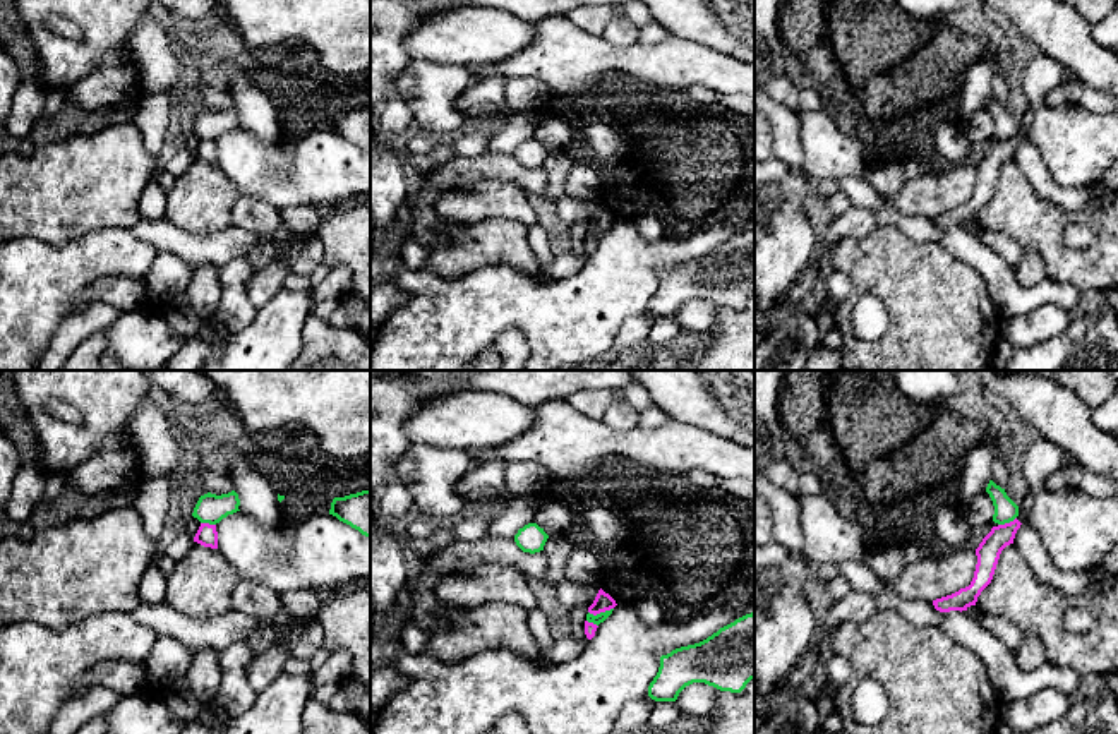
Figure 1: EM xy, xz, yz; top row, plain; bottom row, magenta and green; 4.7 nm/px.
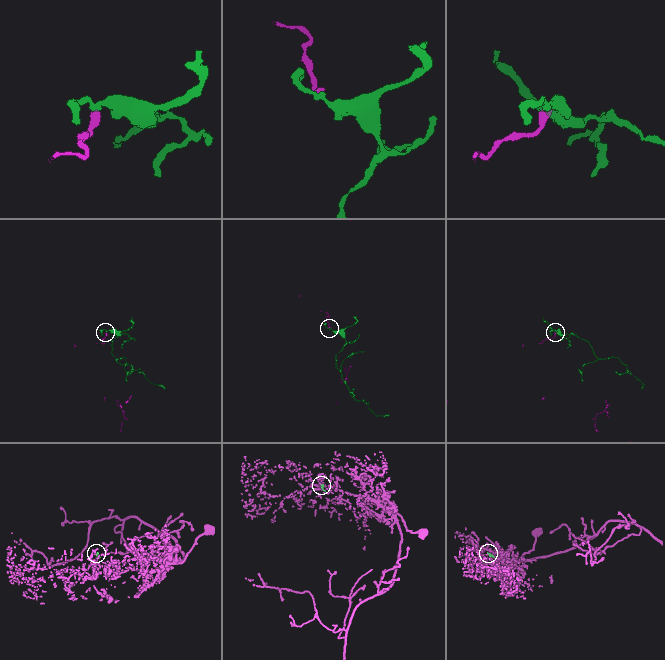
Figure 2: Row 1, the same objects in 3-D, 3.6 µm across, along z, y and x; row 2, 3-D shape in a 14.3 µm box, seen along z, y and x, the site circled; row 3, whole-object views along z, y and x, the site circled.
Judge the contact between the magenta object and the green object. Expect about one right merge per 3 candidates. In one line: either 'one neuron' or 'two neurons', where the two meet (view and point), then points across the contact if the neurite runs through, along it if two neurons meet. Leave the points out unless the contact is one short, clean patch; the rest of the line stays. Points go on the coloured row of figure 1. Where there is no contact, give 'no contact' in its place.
two neurons | xz (601, 611) | along xz (613, 607), (595, 614), (589, 613)

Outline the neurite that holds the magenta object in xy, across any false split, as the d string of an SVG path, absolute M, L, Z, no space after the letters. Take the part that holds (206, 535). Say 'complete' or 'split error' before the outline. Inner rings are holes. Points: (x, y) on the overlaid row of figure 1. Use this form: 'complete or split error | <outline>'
complete | M201 523L201 526L194 537L194 542L197 542L204 547L218 549L216 525Z

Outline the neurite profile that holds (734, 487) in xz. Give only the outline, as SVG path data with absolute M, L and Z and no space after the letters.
M717 478L715 492L742 501L754 499L754 485L739 478Z

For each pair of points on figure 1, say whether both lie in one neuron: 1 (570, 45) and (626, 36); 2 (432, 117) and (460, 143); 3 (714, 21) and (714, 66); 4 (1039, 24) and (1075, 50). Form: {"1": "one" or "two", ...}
{"1": "two", "2": "two", "3": "two", "4": "one"}

